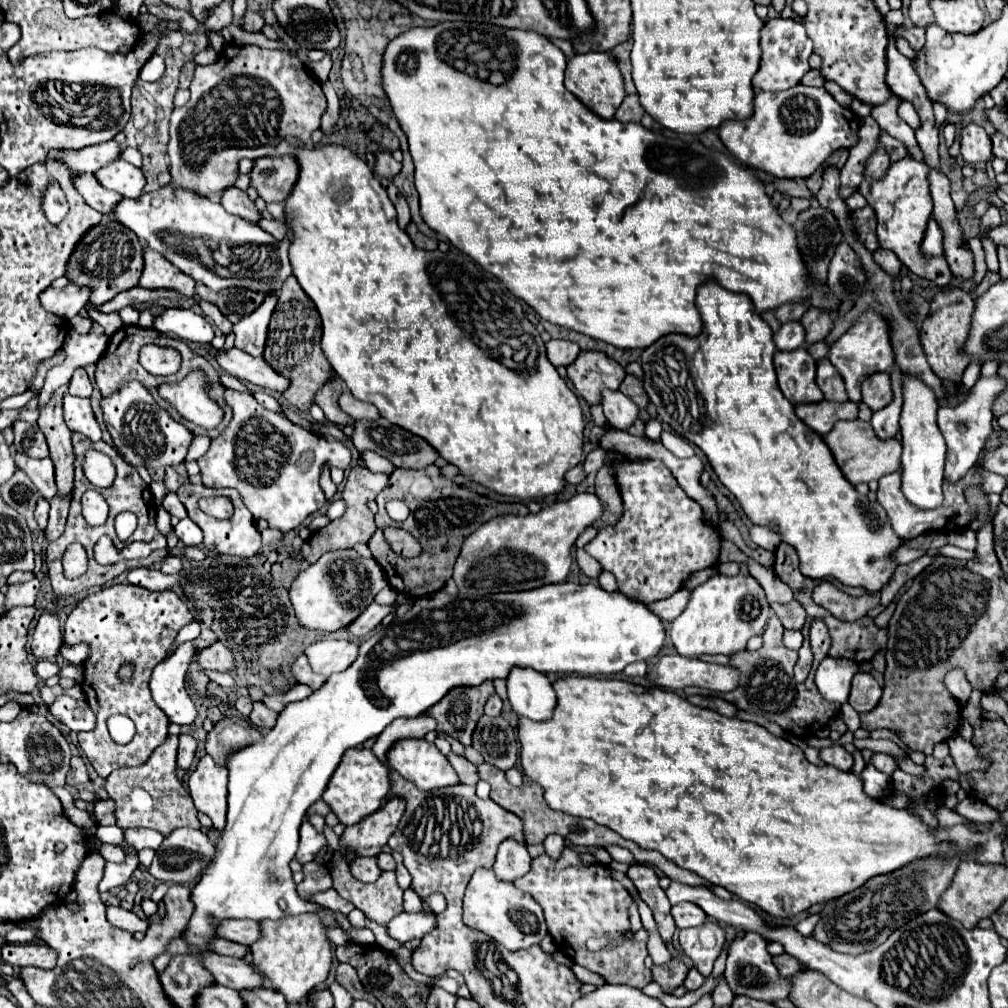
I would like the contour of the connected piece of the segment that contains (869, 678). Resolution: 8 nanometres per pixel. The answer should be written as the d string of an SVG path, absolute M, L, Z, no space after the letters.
M858 672L852 680L852 692L848 704L856 712L868 712L878 704L880 696L882 696L882 688L876 682L876 678L868 672Z

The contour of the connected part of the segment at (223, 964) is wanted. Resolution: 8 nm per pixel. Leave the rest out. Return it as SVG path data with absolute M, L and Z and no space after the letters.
M202 952L200 956L202 966L214 976L218 984L226 984L234 990L246 990L246 988L258 988L262 986L262 976L246 964L242 958L230 958L220 956L216 952Z

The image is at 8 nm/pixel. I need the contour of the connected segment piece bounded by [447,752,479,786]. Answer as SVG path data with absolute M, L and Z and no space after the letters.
M450 752L447 758L451 766L456 770L462 784L476 786L479 781L476 766L465 757L459 756L453 752Z

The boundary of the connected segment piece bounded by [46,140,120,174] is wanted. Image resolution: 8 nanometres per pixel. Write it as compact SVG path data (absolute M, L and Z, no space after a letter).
M110 140L80 150L50 150L46 154L46 160L58 158L70 172L78 174L78 172L96 172L98 168L110 164L110 160L116 160L118 154L120 154L120 146L114 140Z

